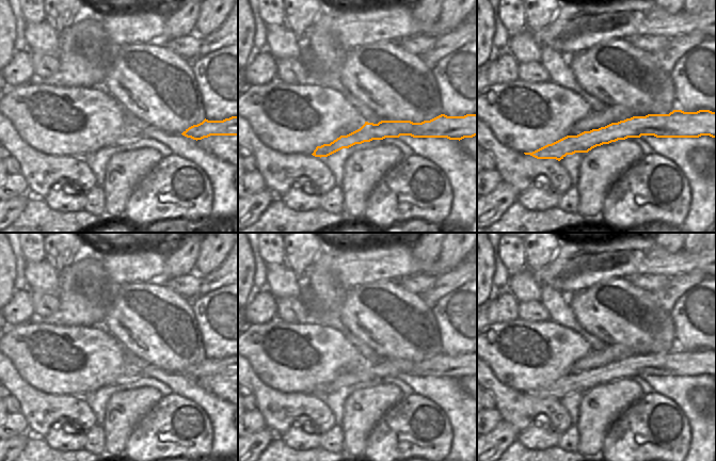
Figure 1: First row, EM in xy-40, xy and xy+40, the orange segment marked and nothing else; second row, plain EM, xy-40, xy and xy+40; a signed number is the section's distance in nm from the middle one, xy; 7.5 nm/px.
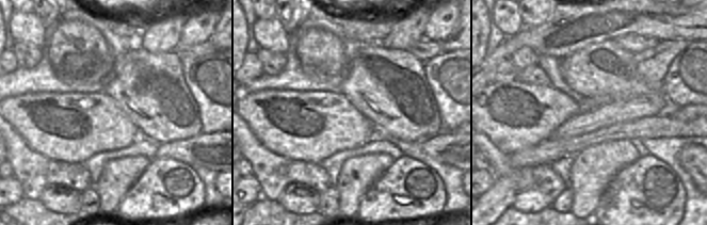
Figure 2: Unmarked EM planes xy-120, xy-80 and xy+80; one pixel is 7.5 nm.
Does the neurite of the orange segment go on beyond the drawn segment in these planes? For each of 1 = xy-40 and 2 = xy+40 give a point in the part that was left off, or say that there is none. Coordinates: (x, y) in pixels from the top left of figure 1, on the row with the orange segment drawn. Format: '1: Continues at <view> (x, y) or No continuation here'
1: No continuation here
2: No continuation here.

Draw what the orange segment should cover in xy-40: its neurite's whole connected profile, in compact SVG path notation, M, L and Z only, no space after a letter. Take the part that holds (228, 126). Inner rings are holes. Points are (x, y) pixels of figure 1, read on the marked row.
M232 116L223 121L205 118L202 123L186 129L181 134L196 141L210 136L238 136L238 116Z

